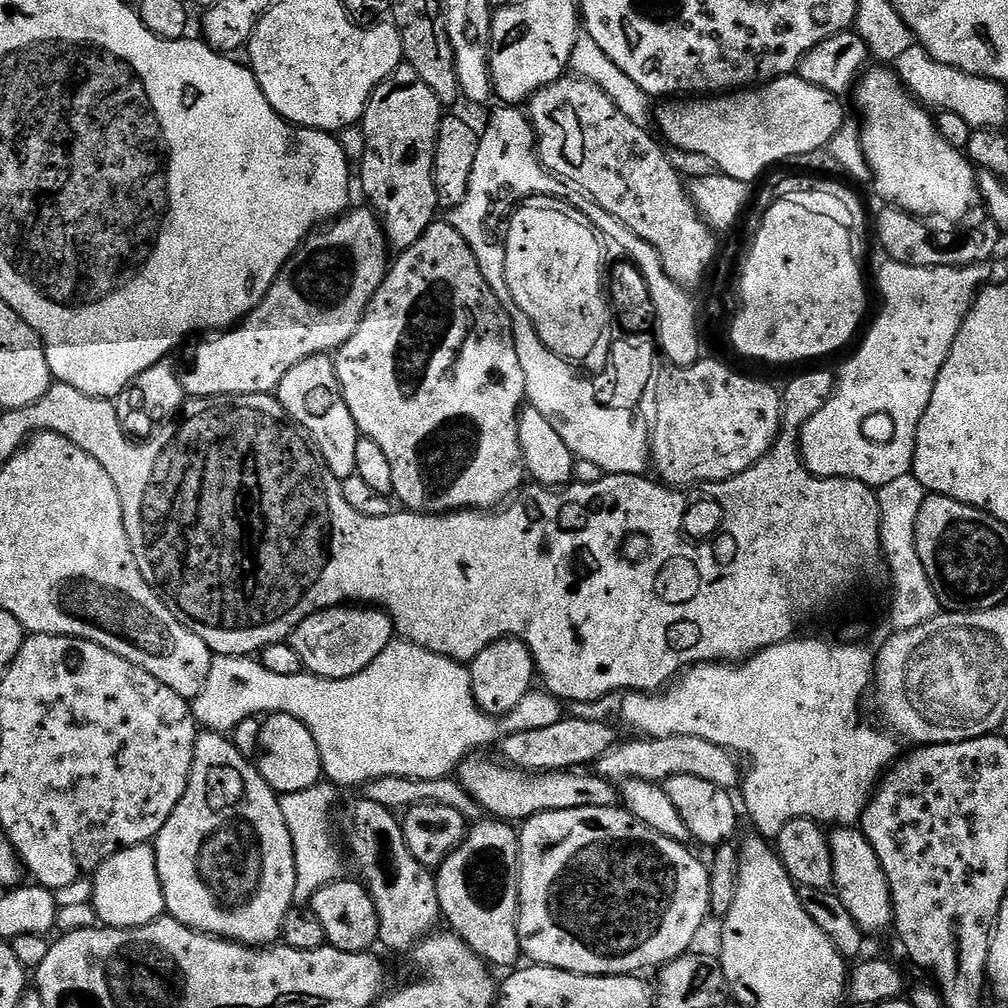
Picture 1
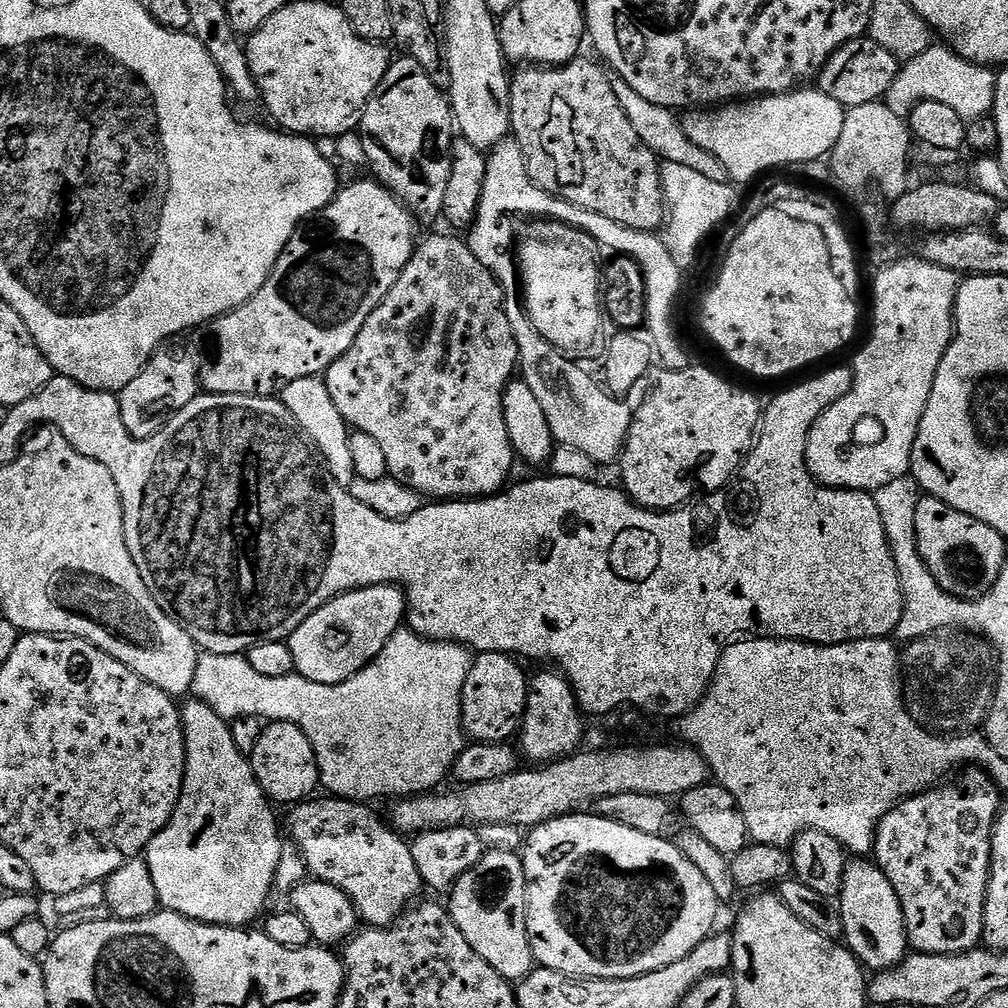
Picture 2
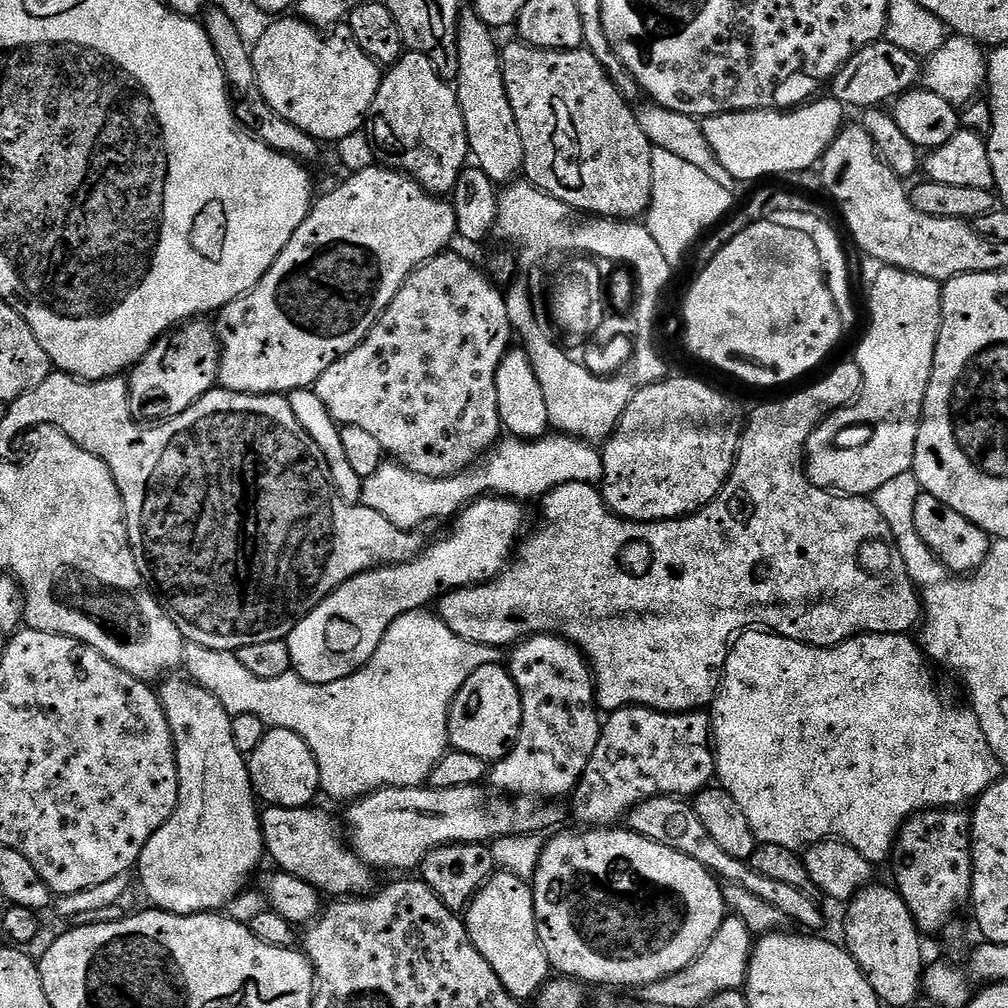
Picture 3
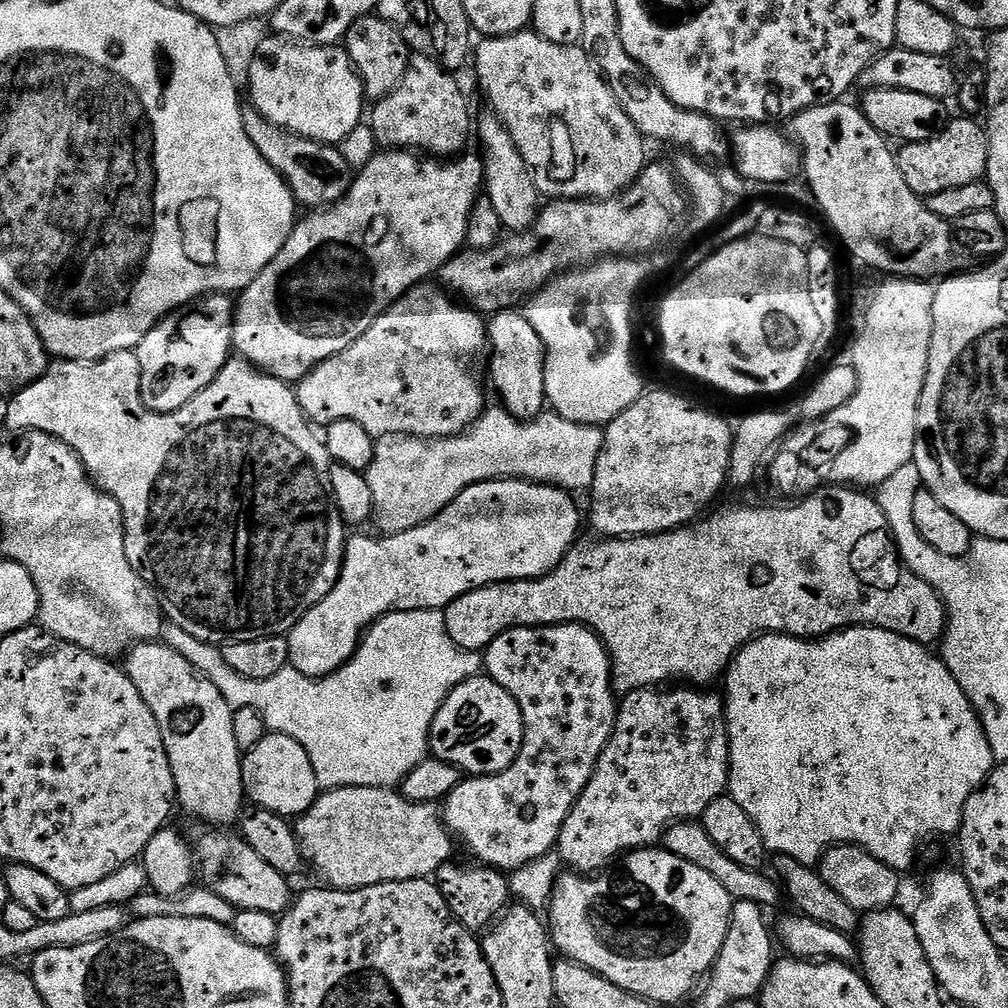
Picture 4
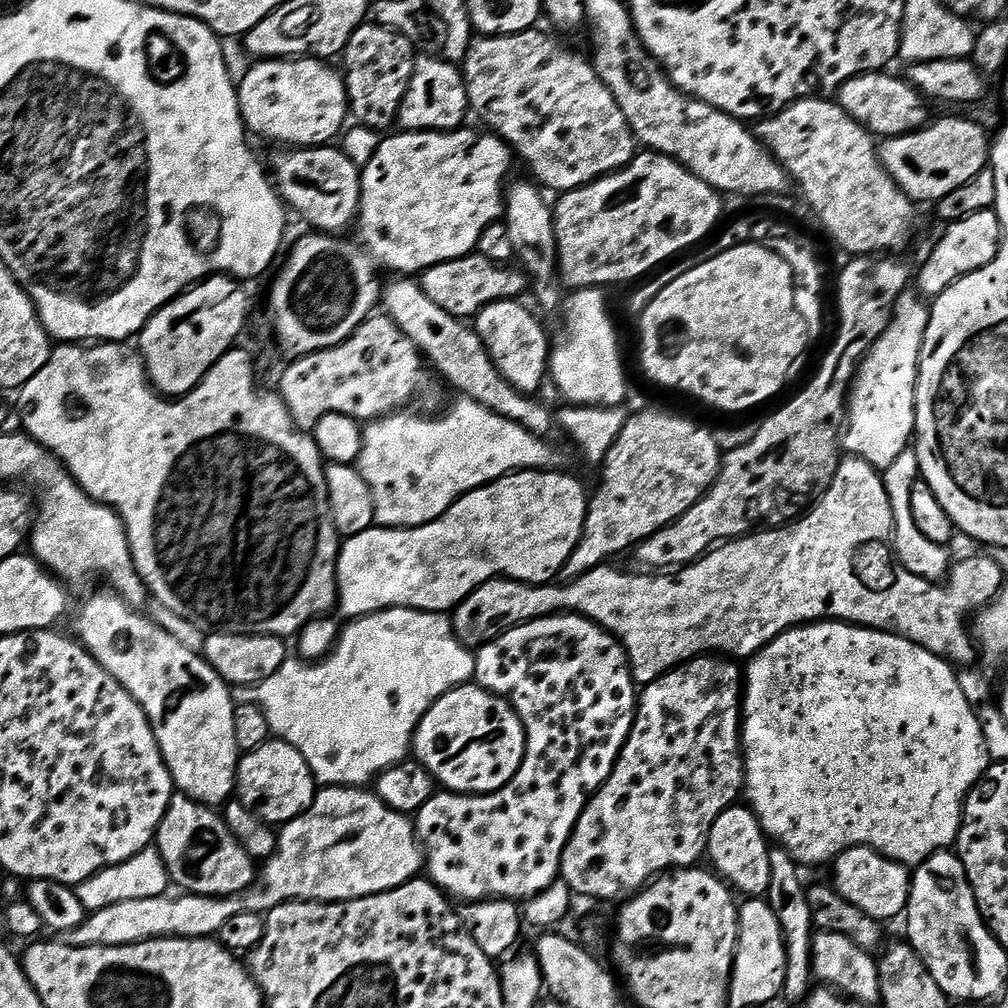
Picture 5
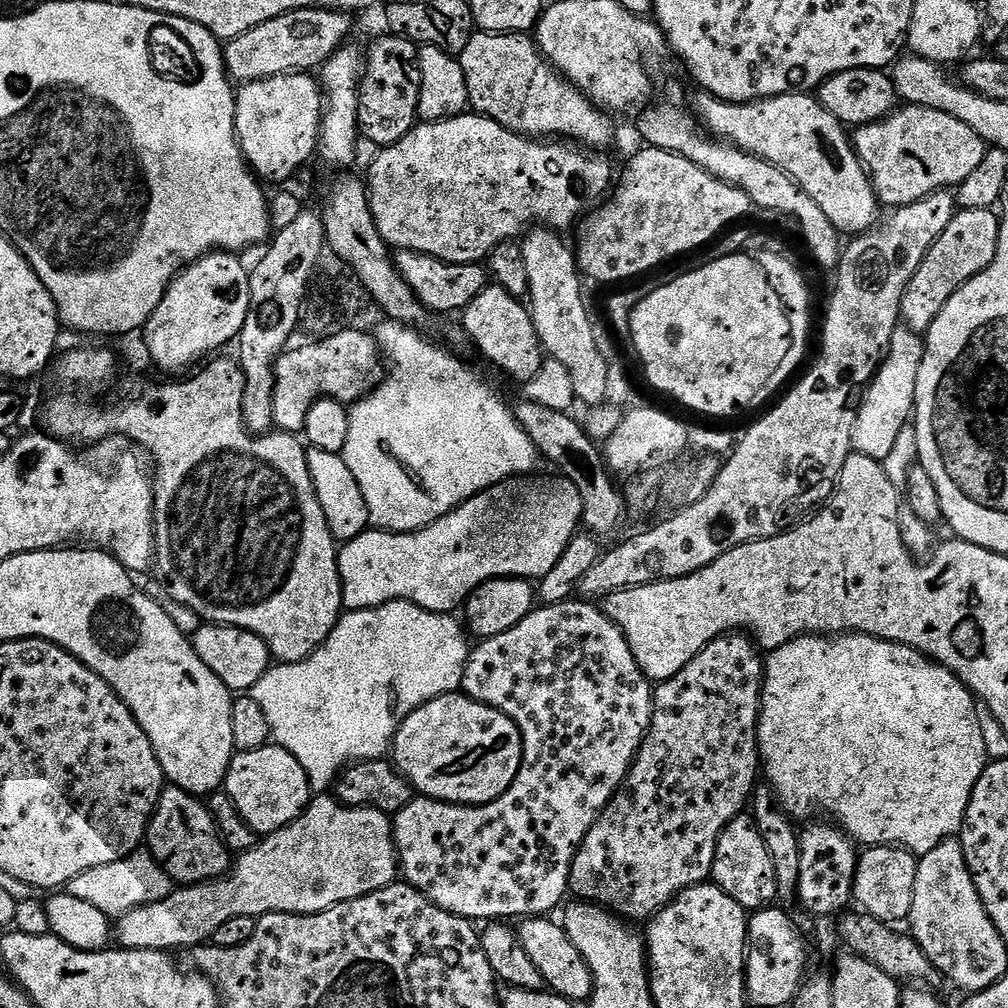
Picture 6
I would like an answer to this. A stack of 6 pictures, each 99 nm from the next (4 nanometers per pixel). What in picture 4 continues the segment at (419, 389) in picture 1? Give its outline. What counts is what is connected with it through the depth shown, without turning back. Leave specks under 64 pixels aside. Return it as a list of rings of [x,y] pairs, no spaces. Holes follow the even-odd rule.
[[[417,286],[395,304],[389,304],[358,342],[319,364],[295,385],[296,401],[313,425],[349,420],[358,422],[374,438],[419,436],[422,440],[441,440],[468,431],[484,415],[484,388],[468,368],[474,367],[476,359],[490,348],[485,317],[475,308],[457,302],[443,287],[428,287]]]

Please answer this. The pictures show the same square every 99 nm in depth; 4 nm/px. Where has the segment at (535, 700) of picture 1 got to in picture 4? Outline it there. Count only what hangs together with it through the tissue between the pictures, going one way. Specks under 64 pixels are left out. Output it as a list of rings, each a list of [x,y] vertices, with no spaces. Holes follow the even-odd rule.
[[[439,611],[389,612],[380,617],[361,640],[355,654],[337,672],[319,678],[302,674],[291,666],[284,668],[274,678],[251,680],[242,678],[230,662],[226,662],[223,651],[215,644],[197,642],[194,634],[186,634],[174,623],[163,631],[166,643],[194,666],[218,689],[233,709],[253,708],[262,714],[269,732],[286,734],[294,738],[310,754],[314,774],[321,789],[334,788],[390,788],[395,789],[423,760],[429,759],[428,735],[438,710],[462,682],[482,672],[480,652],[468,652],[459,648],[446,630],[444,616]]]

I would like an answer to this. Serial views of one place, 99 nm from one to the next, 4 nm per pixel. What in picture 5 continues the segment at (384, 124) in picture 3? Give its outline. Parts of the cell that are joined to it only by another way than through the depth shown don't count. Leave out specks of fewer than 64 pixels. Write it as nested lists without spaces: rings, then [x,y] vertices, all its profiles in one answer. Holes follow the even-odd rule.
[[[417,55],[416,73],[400,103],[399,127],[405,132],[450,132],[465,123],[464,115],[469,112],[463,71],[455,63],[436,56]]]

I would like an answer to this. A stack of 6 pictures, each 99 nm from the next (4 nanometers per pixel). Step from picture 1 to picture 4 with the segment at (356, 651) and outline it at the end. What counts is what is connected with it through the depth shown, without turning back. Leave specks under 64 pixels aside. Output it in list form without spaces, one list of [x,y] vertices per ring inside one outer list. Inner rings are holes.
[[[501,478],[499,480],[483,480],[458,494],[454,502],[450,502],[434,518],[430,518],[426,523],[414,526],[405,532],[393,532],[391,534],[381,535],[381,540],[375,540],[372,536],[356,536],[347,541],[344,545],[344,565],[340,571],[338,582],[318,606],[314,606],[309,612],[302,617],[287,633],[290,654],[288,663],[293,668],[297,668],[302,674],[307,676],[321,677],[328,676],[331,672],[337,672],[343,664],[355,654],[360,646],[361,640],[364,639],[364,633],[376,623],[382,616],[388,615],[389,612],[431,612],[433,610],[447,609],[449,604],[453,604],[462,594],[470,594],[479,588],[485,588],[491,584],[506,584],[510,580],[539,580],[542,576],[547,576],[553,572],[566,555],[573,544],[577,543],[580,532],[580,508],[575,504],[573,497],[565,492],[562,488],[555,488],[549,484],[536,484],[532,480],[517,480],[515,478]]]

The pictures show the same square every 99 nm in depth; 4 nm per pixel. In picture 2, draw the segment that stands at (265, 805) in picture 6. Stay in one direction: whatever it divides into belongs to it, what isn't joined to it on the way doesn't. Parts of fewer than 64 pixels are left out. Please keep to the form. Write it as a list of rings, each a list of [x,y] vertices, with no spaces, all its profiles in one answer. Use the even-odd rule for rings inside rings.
[[[285,720],[265,723],[262,738],[258,738],[258,746],[254,746],[250,759],[254,778],[258,778],[264,795],[273,805],[295,806],[309,799],[320,784],[320,767],[310,746],[310,738],[302,734],[298,725]]]

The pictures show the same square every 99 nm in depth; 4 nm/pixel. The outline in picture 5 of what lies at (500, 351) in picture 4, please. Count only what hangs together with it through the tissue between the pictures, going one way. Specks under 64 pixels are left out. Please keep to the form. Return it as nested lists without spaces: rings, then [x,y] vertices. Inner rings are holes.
[[[519,299],[499,300],[490,306],[486,306],[475,316],[474,327],[478,335],[482,338],[486,350],[494,362],[494,366],[502,374],[502,378],[506,378],[506,382],[510,382],[510,386],[514,386],[519,392],[536,394],[539,393],[536,391],[543,386],[544,380],[546,384],[546,377],[549,375],[550,336],[548,340],[543,326],[540,325],[539,318],[526,305],[520,303],[524,302],[521,302]]]

